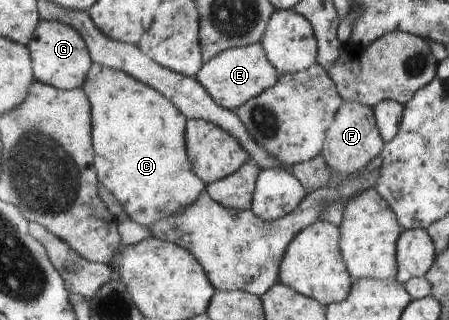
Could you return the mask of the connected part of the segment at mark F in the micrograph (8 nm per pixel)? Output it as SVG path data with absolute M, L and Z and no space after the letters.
M344 100L334 124L330 127L329 139L321 156L324 157L329 167L347 176L366 168L370 161L381 155L385 146L386 142L376 122L375 110L361 102Z

